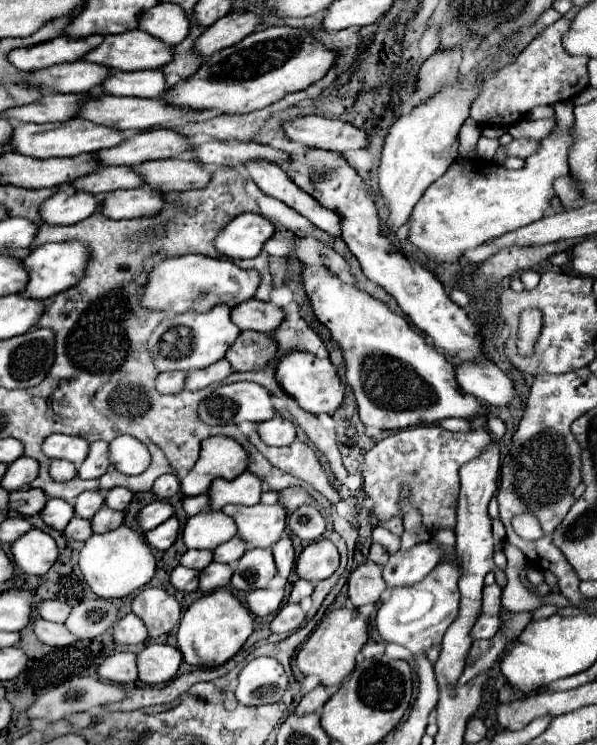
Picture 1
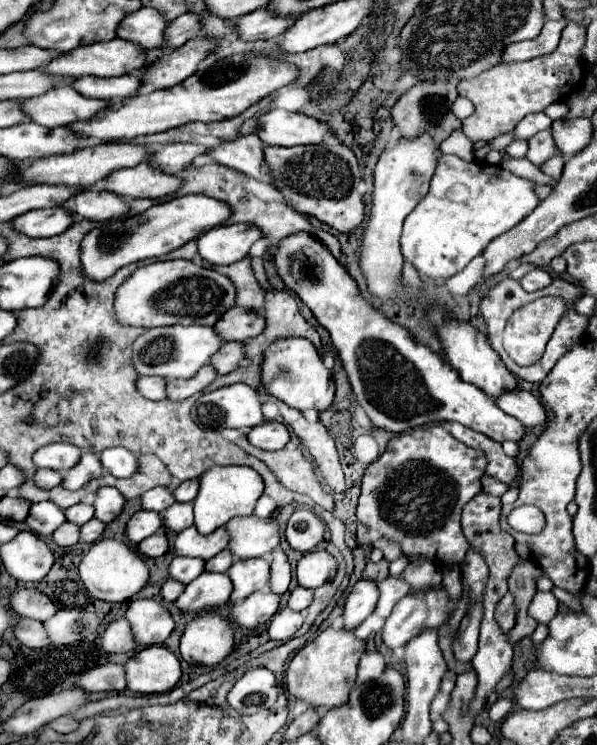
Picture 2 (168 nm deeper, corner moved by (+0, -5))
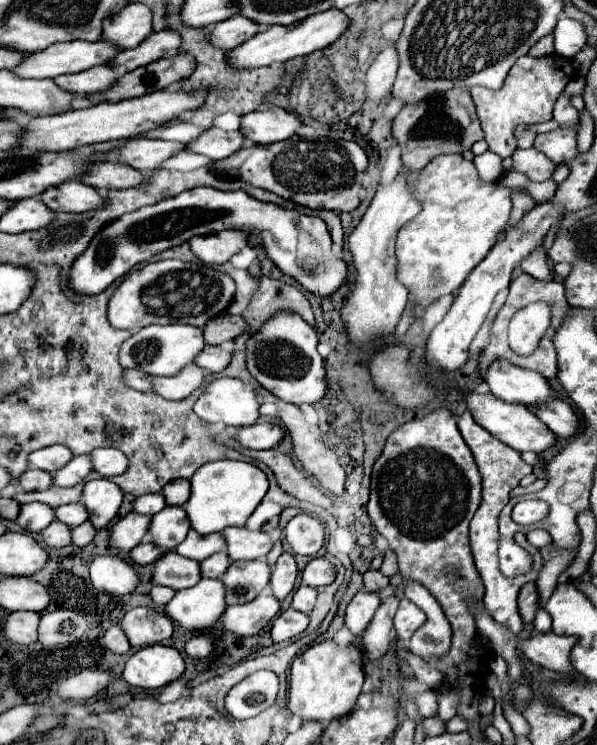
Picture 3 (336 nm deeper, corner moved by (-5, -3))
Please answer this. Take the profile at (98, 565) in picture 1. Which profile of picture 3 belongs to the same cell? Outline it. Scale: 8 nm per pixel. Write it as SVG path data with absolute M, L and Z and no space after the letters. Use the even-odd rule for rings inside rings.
M99 554L91 562L91 582L99 592L123 596L139 586L139 574L121 554Z

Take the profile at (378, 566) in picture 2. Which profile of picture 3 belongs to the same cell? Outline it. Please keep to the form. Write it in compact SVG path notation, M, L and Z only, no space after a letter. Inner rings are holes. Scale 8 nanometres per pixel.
M371 568L371 570L367 570L363 574L363 582L365 582L365 588L369 592L377 592L377 590L381 590L381 588L385 588L389 584L389 578L385 574L381 574L379 570Z

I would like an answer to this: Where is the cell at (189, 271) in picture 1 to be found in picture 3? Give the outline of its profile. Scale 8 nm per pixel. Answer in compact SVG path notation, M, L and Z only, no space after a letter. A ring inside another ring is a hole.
M181 260L149 262L131 272L109 302L109 320L115 328L137 332L151 324L191 324L203 328L211 318L223 314L235 294L231 276L215 270L213 266Z

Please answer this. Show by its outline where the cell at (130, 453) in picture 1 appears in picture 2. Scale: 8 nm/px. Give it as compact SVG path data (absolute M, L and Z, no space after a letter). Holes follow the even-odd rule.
M122 446L106 448L106 450L100 452L98 458L102 462L102 468L106 472L110 472L112 476L116 476L116 478L128 478L138 470L136 456L130 450L122 448Z

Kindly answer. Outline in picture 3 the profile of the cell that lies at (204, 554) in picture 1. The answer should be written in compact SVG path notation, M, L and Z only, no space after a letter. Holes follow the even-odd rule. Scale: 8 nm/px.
M167 552L155 564L153 582L161 586L169 586L173 590L191 588L201 580L199 562L179 556L177 552Z

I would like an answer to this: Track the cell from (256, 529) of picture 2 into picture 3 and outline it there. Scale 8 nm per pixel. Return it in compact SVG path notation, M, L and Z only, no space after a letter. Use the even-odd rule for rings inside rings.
M231 526L223 530L227 540L227 554L231 562L251 562L265 556L273 548L273 540L263 530L249 530L245 526Z

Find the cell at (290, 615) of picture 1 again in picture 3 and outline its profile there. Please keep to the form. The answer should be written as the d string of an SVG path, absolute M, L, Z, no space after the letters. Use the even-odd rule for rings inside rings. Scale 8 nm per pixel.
M287 608L273 620L271 638L273 638L273 642L287 642L287 640L299 636L307 628L307 624L309 624L307 614Z

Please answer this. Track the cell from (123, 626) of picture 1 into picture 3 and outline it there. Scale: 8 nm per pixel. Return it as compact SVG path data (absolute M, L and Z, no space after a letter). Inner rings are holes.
M117 624L117 626L111 626L111 628L105 632L105 646L107 646L111 652L115 652L115 654L125 654L125 652L131 648L131 644L129 644L129 640L127 640L127 636L123 634L123 630L121 630L119 624Z

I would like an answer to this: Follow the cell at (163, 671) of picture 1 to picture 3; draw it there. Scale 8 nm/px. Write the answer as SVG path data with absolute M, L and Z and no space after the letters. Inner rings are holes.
M153 644L137 650L125 664L123 678L127 684L137 688L163 688L177 680L185 670L183 656L179 650Z

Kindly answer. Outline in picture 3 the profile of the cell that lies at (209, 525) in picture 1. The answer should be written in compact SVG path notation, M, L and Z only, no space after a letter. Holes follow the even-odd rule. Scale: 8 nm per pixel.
M189 530L187 538L185 538L175 550L177 550L181 556L185 556L185 558L203 562L205 558L213 556L215 552L225 550L225 538L223 538L221 532L219 532L219 534L207 534L207 536L201 536L199 532Z

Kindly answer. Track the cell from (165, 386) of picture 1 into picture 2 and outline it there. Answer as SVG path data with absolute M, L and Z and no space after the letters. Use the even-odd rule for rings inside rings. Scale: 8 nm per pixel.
M140 376L136 382L136 388L148 400L164 400L166 398L166 380L160 376Z

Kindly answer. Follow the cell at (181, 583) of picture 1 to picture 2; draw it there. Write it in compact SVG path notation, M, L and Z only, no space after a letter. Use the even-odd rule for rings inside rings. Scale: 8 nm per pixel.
M166 580L164 586L162 586L162 590L160 590L160 594L162 594L162 598L166 602L174 602L180 596L182 590L184 590L184 584L180 584L176 580Z

